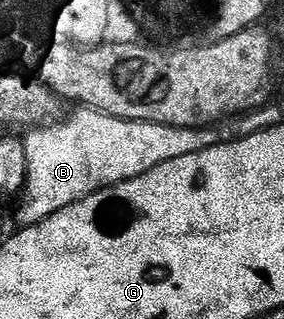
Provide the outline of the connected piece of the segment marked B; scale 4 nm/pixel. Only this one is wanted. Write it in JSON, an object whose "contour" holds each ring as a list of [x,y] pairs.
{"contour":[[[89,107],[74,110],[70,119],[62,123],[50,122],[37,125],[24,136],[27,153],[27,177],[25,189],[19,196],[18,224],[30,227],[55,213],[67,209],[80,199],[94,195],[102,187],[114,187],[117,183],[131,181],[175,157],[187,157],[187,153],[199,153],[222,142],[223,135],[217,129],[195,127],[169,127],[165,123],[148,123],[111,117]]]}

